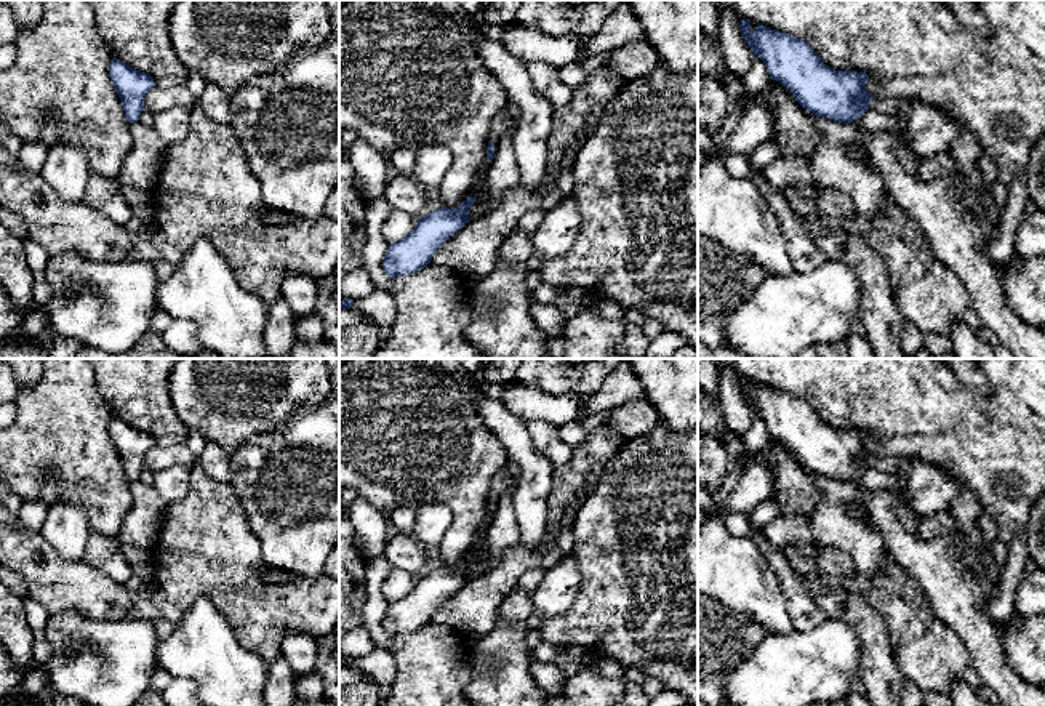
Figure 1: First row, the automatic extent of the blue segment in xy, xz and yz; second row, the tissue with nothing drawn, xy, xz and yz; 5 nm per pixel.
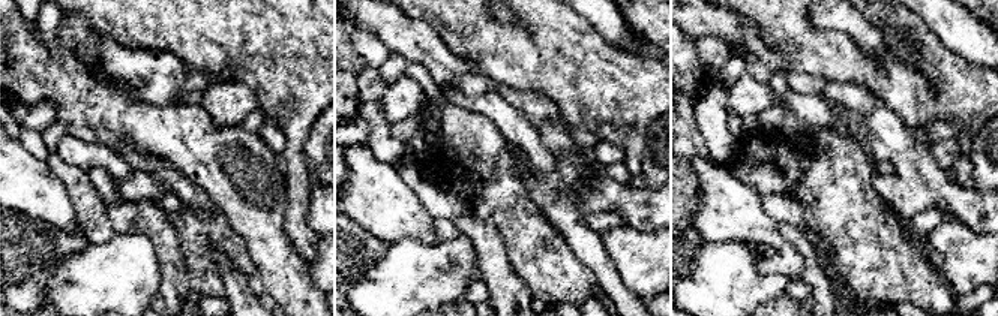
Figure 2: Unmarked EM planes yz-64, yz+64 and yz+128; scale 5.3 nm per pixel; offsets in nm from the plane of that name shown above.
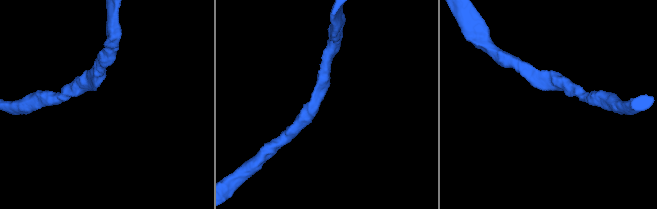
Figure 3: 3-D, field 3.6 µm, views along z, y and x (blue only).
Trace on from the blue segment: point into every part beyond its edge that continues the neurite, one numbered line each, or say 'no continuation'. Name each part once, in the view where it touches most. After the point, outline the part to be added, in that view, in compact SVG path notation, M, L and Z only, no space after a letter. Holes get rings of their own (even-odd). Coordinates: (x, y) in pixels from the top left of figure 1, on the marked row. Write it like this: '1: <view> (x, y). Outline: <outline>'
no continuation

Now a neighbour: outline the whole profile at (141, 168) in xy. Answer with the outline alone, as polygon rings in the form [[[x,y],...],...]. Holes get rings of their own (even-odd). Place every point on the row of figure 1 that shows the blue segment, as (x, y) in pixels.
[[[131,123],[133,147],[117,176],[120,186],[154,191],[165,162],[166,142],[155,126]]]

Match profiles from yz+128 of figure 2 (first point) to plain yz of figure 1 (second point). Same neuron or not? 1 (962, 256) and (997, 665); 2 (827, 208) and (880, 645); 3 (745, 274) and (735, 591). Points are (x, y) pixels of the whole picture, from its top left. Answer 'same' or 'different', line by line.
1: different
2: different
3: different

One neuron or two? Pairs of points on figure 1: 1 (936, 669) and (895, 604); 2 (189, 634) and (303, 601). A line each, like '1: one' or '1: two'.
1: one
2: two

